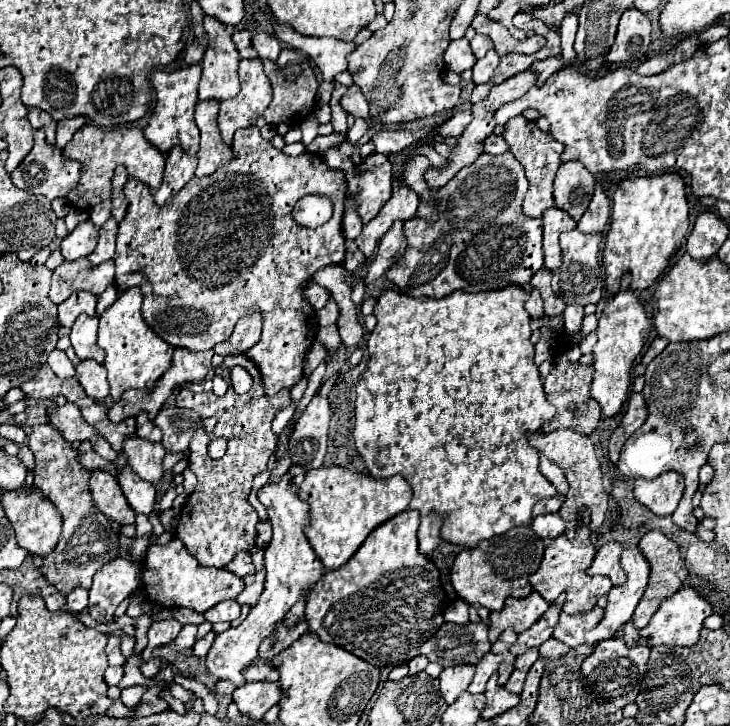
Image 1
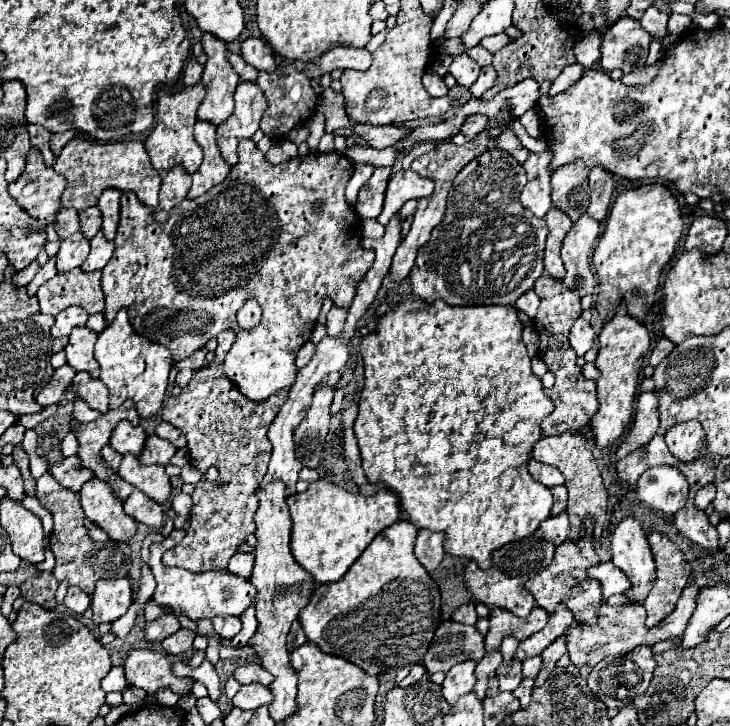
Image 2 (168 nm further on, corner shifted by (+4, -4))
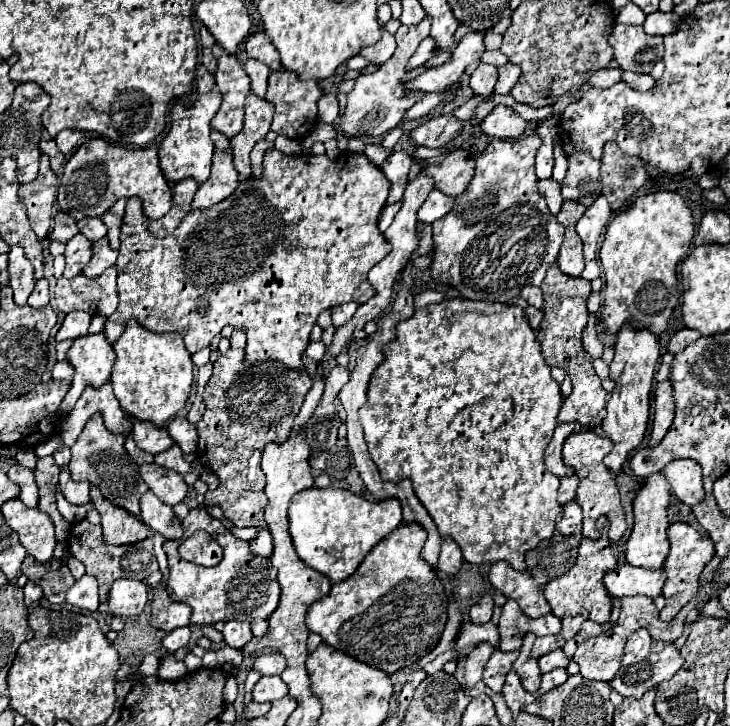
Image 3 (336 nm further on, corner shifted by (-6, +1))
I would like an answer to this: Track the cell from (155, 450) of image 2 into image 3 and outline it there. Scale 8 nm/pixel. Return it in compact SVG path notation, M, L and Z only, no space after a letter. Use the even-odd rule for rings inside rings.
M174 445L172 449L168 449L168 451L164 451L164 453L158 453L158 455L156 455L156 463L162 465L162 467L166 467L166 469L172 469L172 471L176 471L176 473L180 473L180 475L194 473L194 475L200 477L202 471L204 471L204 469L192 469L192 465L182 459L182 451L180 451L178 445Z

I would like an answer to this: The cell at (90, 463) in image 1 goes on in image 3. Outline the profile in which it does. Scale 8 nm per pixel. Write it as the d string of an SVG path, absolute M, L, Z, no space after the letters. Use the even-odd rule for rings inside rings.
M64 467L62 471L60 471L60 491L62 491L62 495L70 501L70 503L74 503L74 505L86 505L88 501L90 501L90 483L86 483L86 481L80 481L80 483L76 483L76 481L72 481L70 479L70 475L68 475L68 467Z

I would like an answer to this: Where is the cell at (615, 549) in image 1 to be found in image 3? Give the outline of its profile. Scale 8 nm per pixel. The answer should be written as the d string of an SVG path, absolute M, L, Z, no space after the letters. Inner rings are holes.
M620 565L614 571L606 573L604 585L610 595L614 597L634 597L634 595L646 595L646 597L658 597L662 595L666 575L664 569L642 569L634 565Z

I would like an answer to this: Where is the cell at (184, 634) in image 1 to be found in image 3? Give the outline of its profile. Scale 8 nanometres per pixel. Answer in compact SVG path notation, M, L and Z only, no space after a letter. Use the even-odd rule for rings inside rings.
M178 627L170 633L166 633L166 637L162 639L162 647L170 653L174 653L180 647L186 647L190 641L190 627Z

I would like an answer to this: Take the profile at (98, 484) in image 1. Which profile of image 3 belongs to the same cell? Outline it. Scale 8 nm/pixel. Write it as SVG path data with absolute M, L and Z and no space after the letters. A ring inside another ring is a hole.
M96 487L90 489L90 501L102 517L102 537L104 541L108 541L108 545L130 545L136 541L144 541L150 535L150 529L140 519L112 505Z

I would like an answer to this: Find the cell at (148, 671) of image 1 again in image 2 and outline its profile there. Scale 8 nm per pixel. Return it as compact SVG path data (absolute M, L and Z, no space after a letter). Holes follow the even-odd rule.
M134 648L136 662L128 666L124 662L128 684L146 690L148 704L156 702L156 694L162 688L170 688L174 694L182 696L190 692L192 678L176 678L172 672L172 662L162 654L150 648Z

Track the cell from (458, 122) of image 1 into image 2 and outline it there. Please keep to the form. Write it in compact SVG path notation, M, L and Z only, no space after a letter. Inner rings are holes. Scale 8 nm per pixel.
M474 114L474 116L468 116L466 118L466 122L462 124L462 128L460 128L460 132L464 134L464 136L468 136L468 138L472 138L472 136L476 136L478 132L482 132L484 130L484 126L486 126L486 116L482 116L482 114Z

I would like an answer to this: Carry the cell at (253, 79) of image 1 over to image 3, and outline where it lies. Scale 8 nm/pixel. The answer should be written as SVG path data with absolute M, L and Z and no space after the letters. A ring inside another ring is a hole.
M248 93L244 111L246 111L244 129L232 139L234 167L240 173L240 179L248 179L252 175L252 169L250 169L250 151L270 131L274 107L266 99L258 99L254 93Z

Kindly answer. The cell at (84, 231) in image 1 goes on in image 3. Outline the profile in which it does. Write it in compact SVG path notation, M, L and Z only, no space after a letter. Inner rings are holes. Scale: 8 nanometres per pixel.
M76 235L66 243L66 269L64 269L64 277L76 277L84 265L90 261L92 255L92 243L88 239L84 239L84 235Z

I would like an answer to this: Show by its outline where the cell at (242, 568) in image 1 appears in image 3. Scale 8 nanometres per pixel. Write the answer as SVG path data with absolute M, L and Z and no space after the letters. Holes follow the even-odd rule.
M260 529L260 533L250 541L252 553L260 557L270 557L272 555L272 535L268 529Z

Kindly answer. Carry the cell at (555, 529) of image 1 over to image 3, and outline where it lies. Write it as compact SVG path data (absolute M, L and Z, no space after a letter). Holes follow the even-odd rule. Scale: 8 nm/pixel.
M570 501L562 507L562 519L558 521L558 531L562 535L576 535L582 529L582 511L576 501Z

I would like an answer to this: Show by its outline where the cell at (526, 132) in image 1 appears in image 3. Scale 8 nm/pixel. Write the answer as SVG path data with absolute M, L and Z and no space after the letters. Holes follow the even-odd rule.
M544 179L544 181L538 183L538 189L544 195L550 213L556 215L560 211L560 207L562 207L562 201L564 201L562 195L560 195L560 183L556 183L554 179Z

